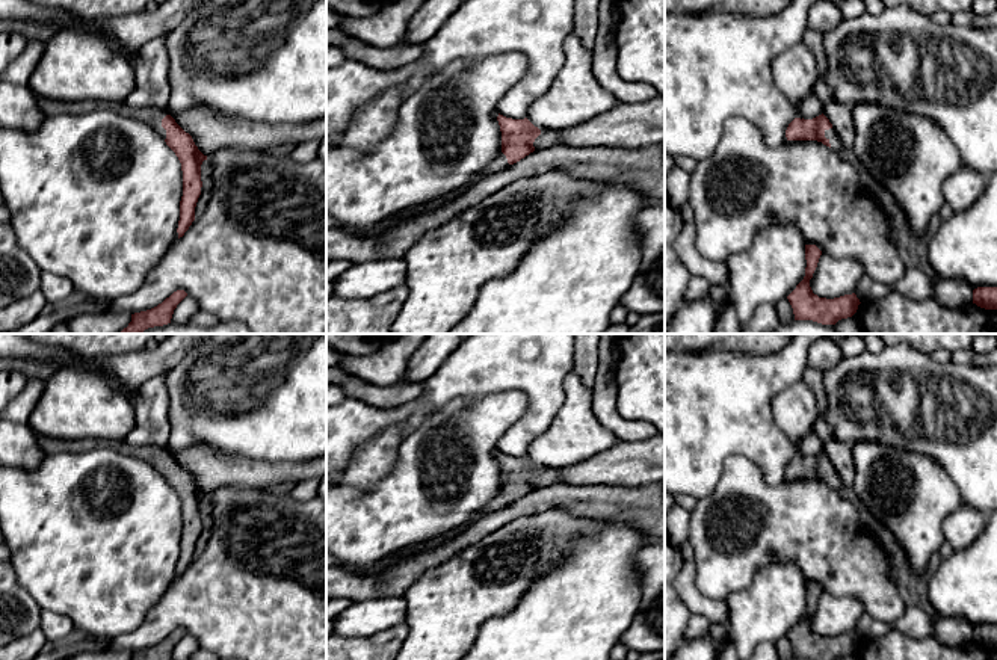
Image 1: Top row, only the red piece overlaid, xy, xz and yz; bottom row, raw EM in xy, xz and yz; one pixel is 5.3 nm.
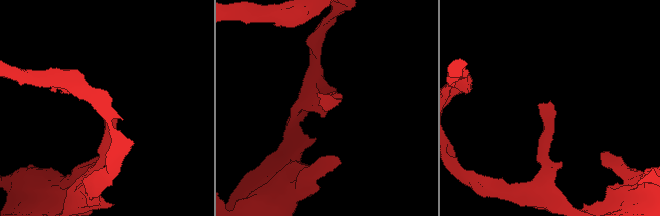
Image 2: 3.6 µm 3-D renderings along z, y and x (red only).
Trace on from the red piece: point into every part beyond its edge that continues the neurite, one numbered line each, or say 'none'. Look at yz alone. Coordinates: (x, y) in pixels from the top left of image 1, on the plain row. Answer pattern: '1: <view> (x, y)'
1: yz (836, 482)

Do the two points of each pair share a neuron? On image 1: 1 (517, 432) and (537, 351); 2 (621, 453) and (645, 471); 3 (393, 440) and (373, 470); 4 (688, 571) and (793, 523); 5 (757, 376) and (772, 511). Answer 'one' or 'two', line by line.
1: one
2: one
3: one
4: two
5: two

